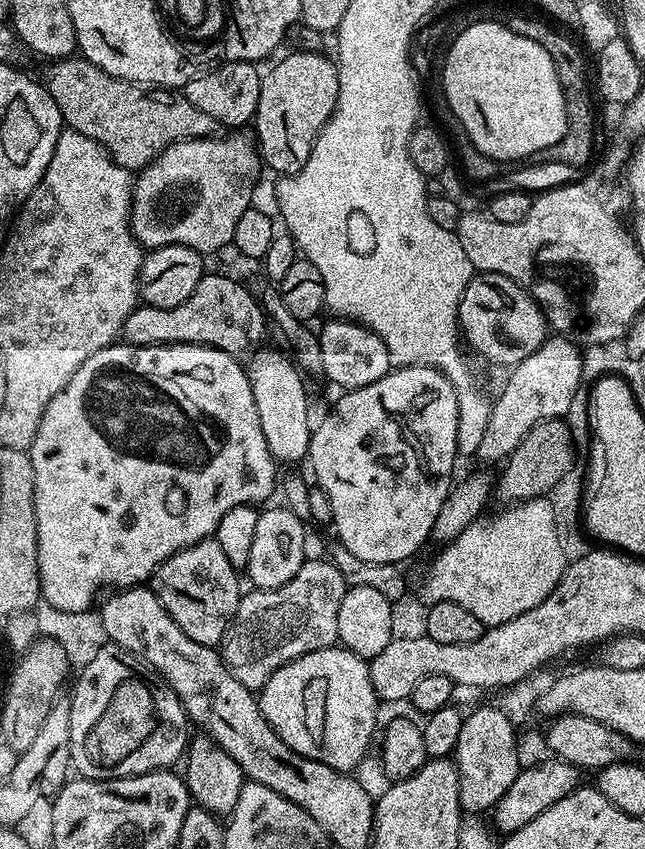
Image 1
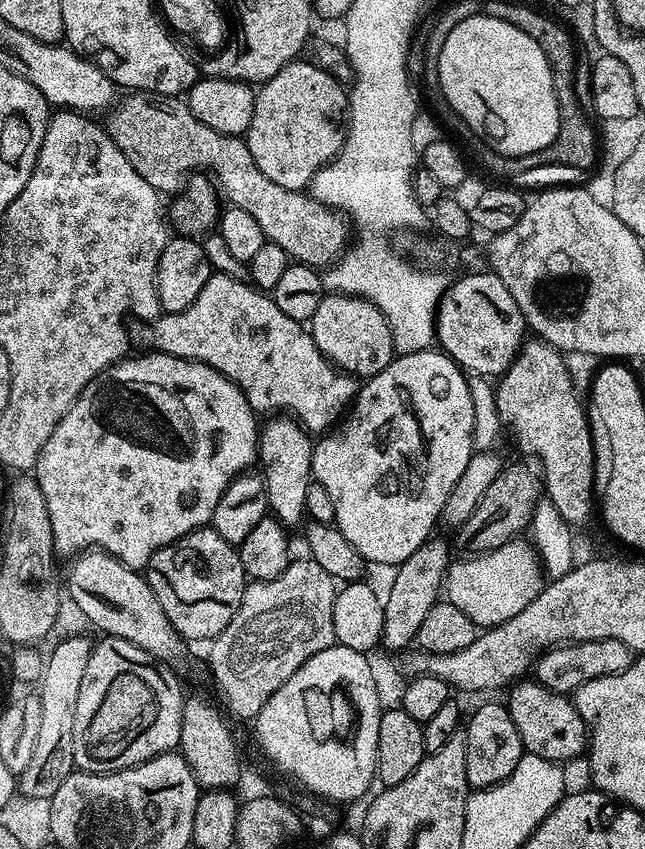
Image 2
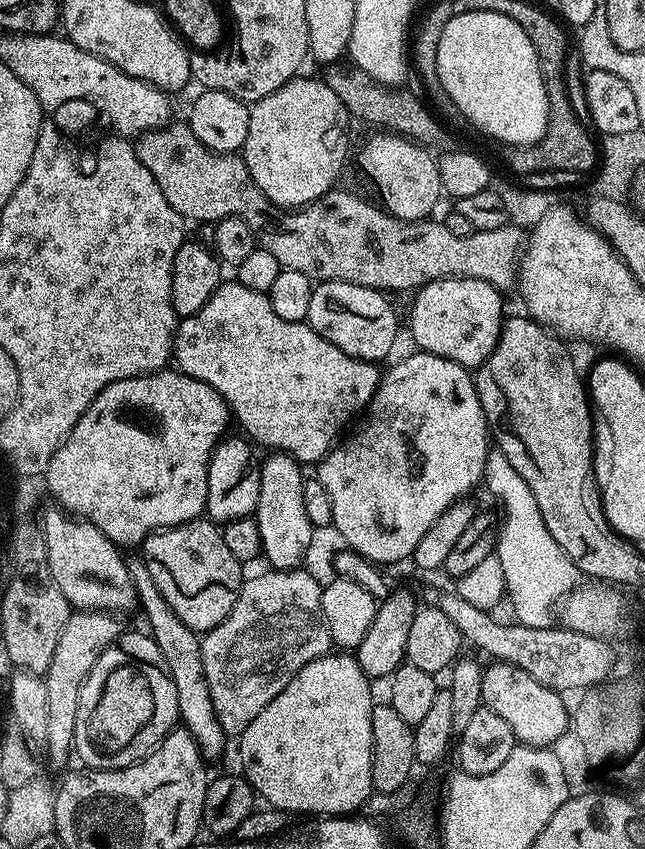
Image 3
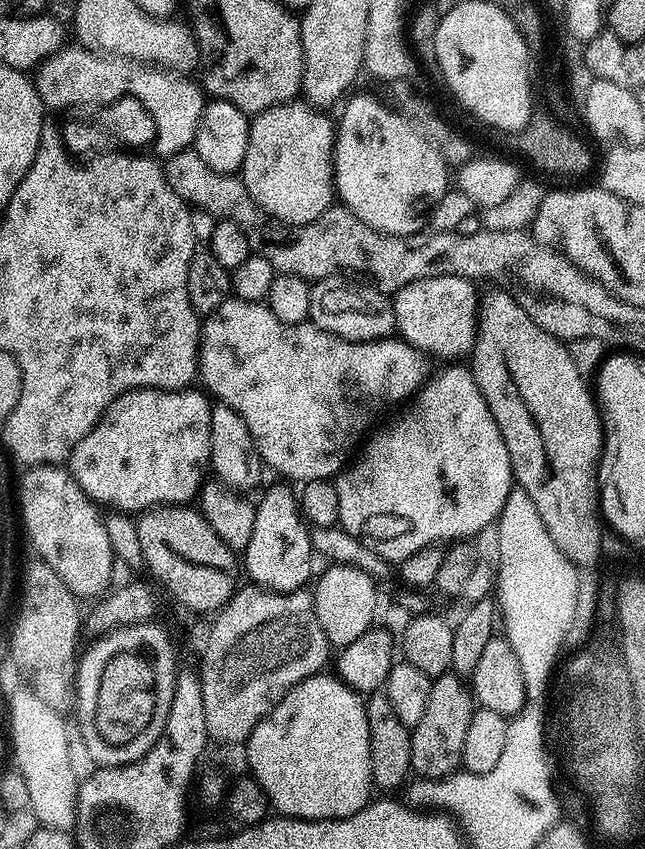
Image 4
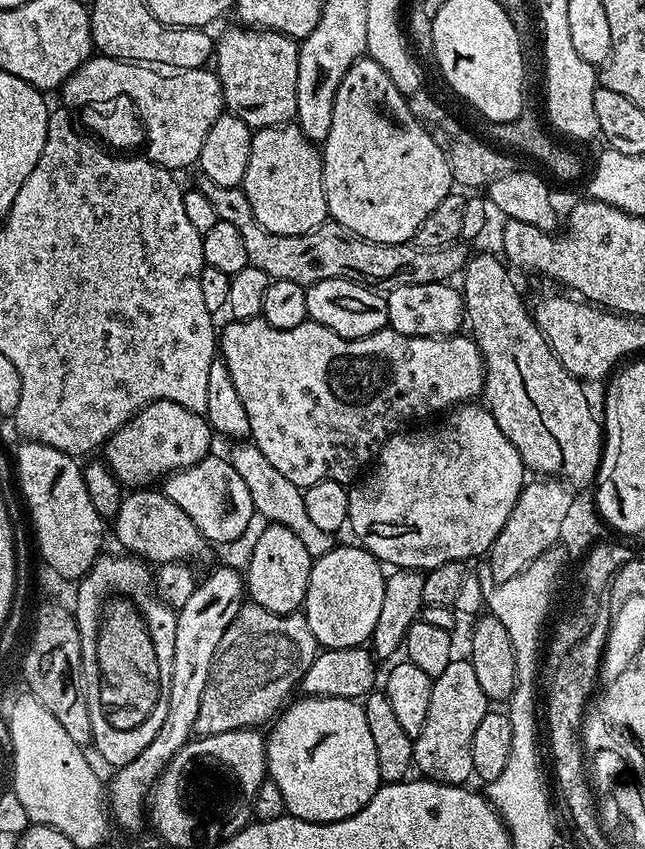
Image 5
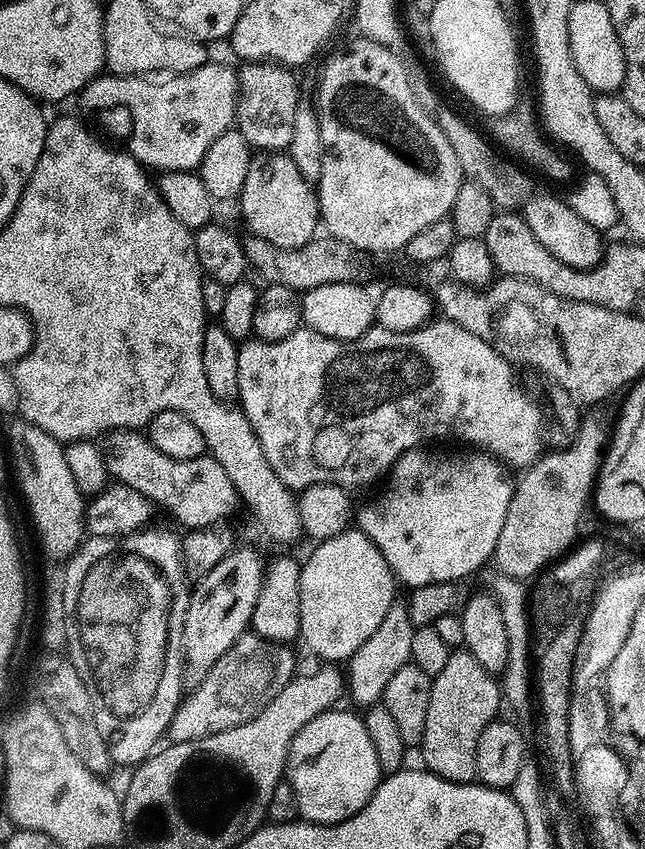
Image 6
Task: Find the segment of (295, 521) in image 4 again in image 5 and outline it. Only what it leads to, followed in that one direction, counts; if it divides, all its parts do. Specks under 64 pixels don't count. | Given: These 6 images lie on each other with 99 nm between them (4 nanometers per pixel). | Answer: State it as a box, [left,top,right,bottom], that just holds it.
[246,523,314,614]

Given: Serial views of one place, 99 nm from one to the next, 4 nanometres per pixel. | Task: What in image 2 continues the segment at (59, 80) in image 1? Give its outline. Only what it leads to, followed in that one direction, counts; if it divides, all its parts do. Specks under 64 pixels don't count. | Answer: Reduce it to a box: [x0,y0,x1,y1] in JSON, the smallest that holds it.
[106,91,350,270]

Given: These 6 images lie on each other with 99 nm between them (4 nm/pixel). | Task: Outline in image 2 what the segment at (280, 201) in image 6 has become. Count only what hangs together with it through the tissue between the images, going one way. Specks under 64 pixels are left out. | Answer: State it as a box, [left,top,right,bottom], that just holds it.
[246,58,350,192]

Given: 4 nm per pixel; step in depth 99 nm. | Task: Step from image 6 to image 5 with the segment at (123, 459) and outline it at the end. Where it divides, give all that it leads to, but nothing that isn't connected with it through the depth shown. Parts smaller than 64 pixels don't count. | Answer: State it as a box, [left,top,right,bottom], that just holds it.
[162,454,256,545]

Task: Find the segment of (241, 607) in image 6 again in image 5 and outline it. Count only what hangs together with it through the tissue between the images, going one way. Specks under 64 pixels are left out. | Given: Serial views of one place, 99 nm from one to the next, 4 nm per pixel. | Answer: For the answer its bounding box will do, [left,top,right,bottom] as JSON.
[106,568,246,828]

